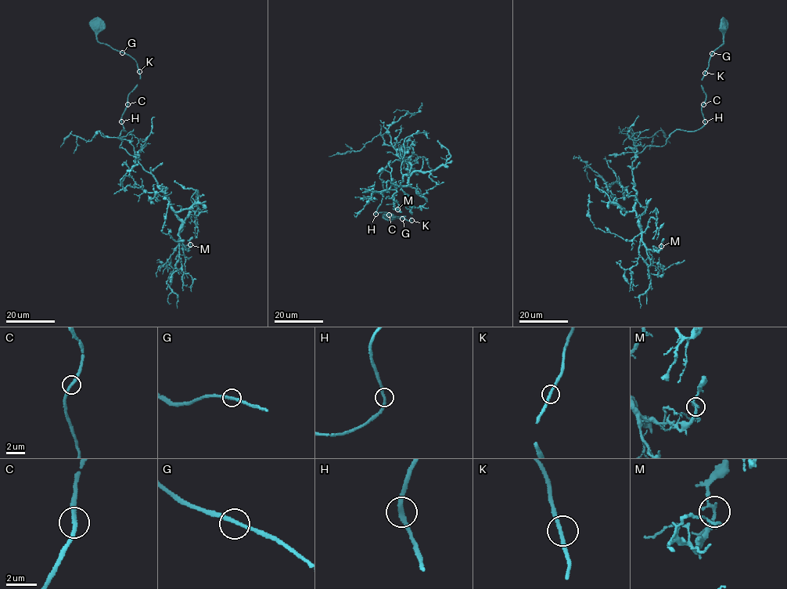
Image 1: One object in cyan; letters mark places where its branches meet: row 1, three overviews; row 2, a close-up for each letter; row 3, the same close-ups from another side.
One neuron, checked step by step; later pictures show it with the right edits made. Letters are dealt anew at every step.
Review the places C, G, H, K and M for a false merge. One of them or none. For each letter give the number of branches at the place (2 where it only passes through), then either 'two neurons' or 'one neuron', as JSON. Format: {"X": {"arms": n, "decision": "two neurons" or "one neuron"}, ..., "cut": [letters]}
{"C": {"arms": 2, "decision": "one neuron"}, "G": {"arms": 2, "decision": "one neuron"}, "H": {"arms": 2, "decision": "one neuron"}, "K": {"arms": 2, "decision": "one neuron"}, "M": {"arms": 2, "decision": "one neuron"}, "cut": []}

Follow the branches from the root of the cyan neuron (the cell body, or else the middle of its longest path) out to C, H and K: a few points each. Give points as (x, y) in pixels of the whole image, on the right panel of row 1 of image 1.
C: (723, 25), (724, 43), (711, 53), (708, 68), (702, 80), (706, 96), (702, 104)
H: (723, 25), (724, 43), (711, 53), (708, 68), (702, 80), (706, 98), (701, 112), (705, 121)
K: (723, 25), (724, 43), (711, 53), (705, 73)

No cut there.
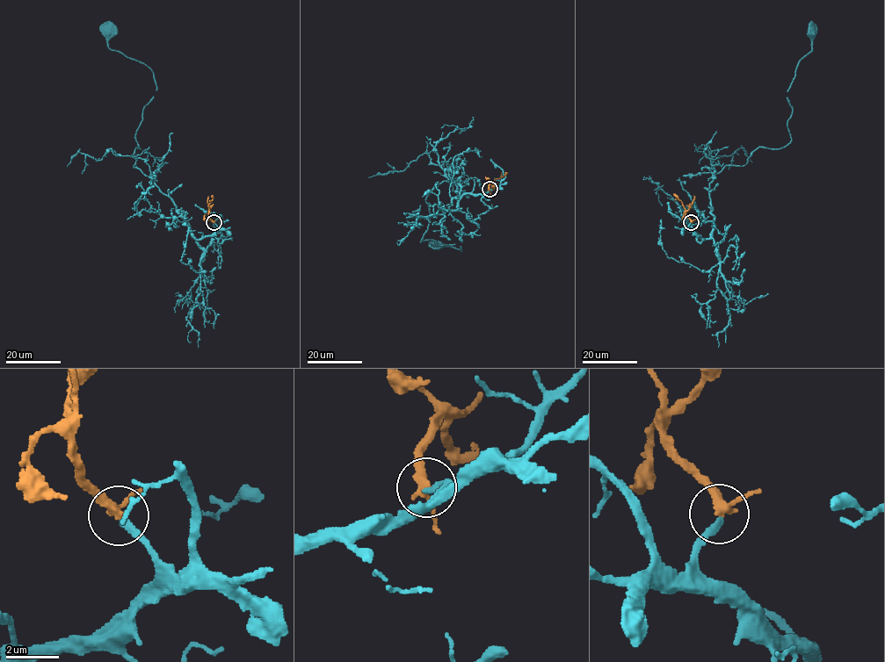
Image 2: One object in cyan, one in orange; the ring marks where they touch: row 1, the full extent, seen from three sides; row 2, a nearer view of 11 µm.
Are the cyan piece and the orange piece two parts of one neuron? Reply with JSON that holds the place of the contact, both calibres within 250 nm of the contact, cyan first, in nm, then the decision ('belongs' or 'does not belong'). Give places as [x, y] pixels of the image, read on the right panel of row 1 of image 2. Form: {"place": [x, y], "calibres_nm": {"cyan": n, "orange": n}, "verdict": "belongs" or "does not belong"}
{"place": [691, 222], "calibres_nm": {"cyan": 240, "orange": 280}, "verdict": "belongs"}

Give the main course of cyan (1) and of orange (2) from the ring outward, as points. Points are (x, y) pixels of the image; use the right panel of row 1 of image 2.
1: (691, 222), (709, 237), (714, 174), (743, 166), (759, 147), (790, 142), (788, 87), (812, 51), (811, 30)
2: (691, 221), (683, 204), (673, 194)

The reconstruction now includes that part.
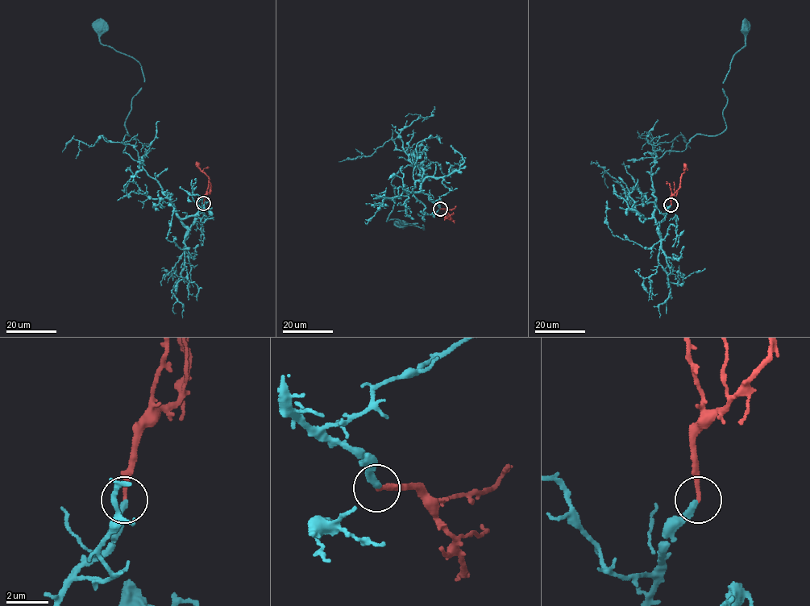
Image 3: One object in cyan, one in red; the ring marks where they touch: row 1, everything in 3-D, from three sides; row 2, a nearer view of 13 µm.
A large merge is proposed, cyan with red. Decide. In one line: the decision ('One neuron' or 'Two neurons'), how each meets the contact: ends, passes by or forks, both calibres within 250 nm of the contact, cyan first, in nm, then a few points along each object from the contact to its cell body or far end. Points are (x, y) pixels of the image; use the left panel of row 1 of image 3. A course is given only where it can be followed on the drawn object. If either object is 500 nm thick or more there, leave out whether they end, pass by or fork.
One neuron. At the ring cyan ends. At the ring red ends. Thickness 240 nm (cyan) against 180 nm. Course of cyan: (203, 204), (188, 228), (123, 153), (144, 78), (134, 59), (100, 43), (102, 26). Course of red: (203, 204), (204, 197), (211, 188), (209, 178), (196, 162)

